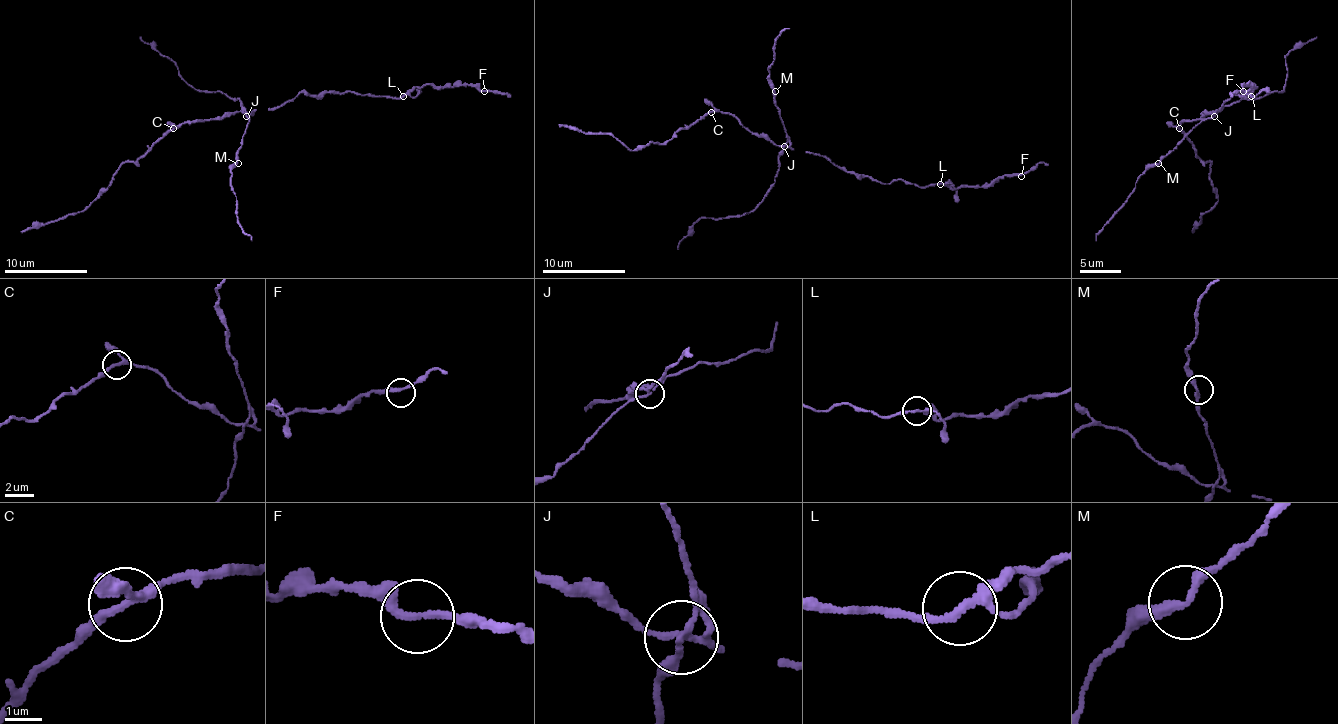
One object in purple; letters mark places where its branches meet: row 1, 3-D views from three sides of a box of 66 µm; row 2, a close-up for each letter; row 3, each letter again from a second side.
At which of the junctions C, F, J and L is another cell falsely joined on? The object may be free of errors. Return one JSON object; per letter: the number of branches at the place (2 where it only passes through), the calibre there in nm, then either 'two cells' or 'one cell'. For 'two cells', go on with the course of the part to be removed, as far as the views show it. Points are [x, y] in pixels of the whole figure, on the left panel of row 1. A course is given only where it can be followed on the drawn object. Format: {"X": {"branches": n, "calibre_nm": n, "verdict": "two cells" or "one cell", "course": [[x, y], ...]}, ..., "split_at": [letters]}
{"C": {"branches": 3, "calibre_nm": 200, "verdict": "one cell"}, "F": {"branches": 2, "calibre_nm": 240, "verdict": "one cell"}, "J": {"branches": 5, "calibre_nm": 180, "verdict": "two cells", "course": [[246, 116], [238, 99], [231, 99], [219, 91], [196, 91], [180, 74], [177, 66], [140, 37]]}, "L": {"branches": 3, "calibre_nm": 190, "verdict": "one cell"}, "split_at": ["J"]}

